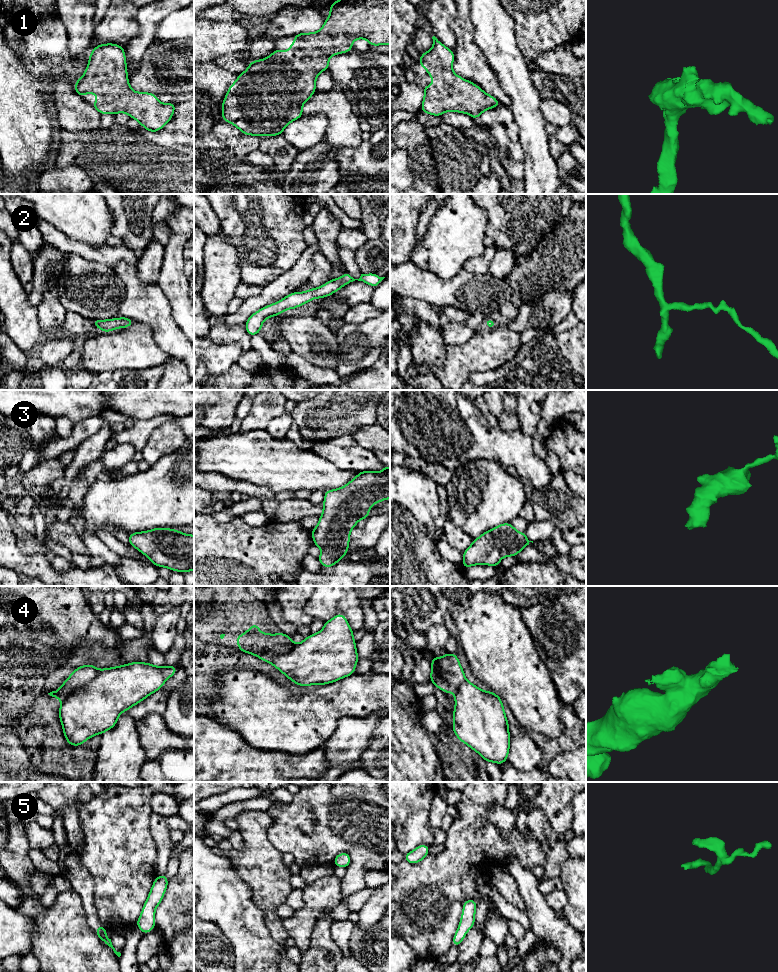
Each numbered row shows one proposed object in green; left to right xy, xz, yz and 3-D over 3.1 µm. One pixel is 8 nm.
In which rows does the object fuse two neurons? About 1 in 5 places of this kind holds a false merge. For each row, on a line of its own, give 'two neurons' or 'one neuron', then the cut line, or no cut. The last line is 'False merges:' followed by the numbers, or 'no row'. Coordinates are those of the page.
1: one neuron; cut none
2: one neuron; cut none
3: one neuron; cut none
4: two neurons; cut xy (99, 671), (92, 680), (78, 687), (63, 702)
5: one neuron; cut none
False merges: 4

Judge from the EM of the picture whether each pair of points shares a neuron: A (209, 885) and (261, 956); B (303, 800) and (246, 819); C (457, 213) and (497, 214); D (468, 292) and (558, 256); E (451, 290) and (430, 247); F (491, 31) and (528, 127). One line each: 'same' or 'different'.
A: same
B: different
C: different
D: same
E: different
F: same

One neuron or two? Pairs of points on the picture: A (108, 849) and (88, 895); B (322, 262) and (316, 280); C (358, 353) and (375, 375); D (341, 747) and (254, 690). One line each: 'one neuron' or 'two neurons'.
A: two neurons
B: one neuron
C: two neurons
D: two neurons

